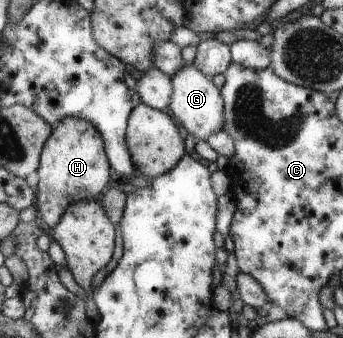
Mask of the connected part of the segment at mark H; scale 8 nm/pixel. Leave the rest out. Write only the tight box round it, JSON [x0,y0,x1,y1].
[35,117,113,229]

